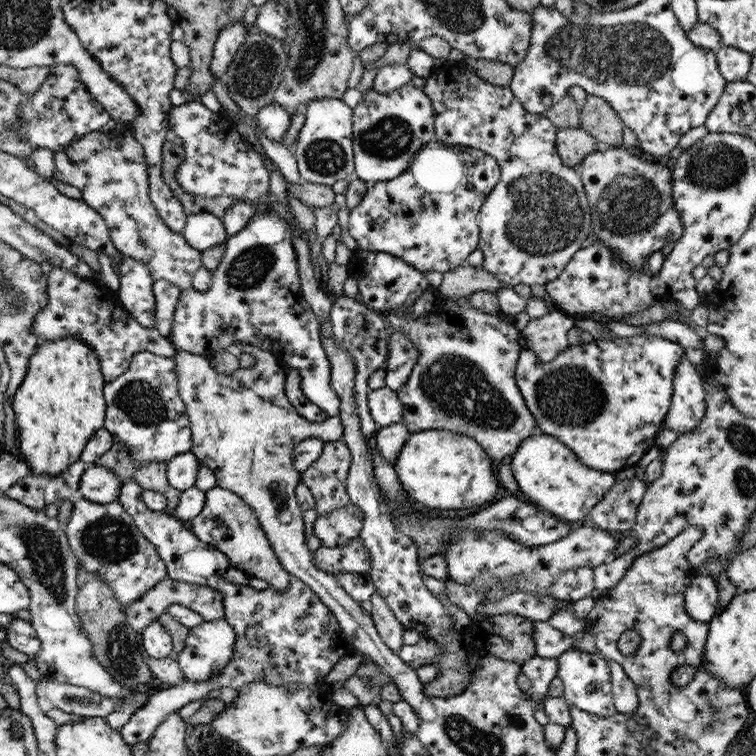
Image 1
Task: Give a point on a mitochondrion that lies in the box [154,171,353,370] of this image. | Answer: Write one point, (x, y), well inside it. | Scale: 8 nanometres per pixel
(247, 267)

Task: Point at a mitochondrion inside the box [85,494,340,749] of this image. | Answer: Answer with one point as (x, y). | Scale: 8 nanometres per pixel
(119, 652)

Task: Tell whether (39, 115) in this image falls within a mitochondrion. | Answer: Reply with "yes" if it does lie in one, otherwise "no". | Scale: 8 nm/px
yes

